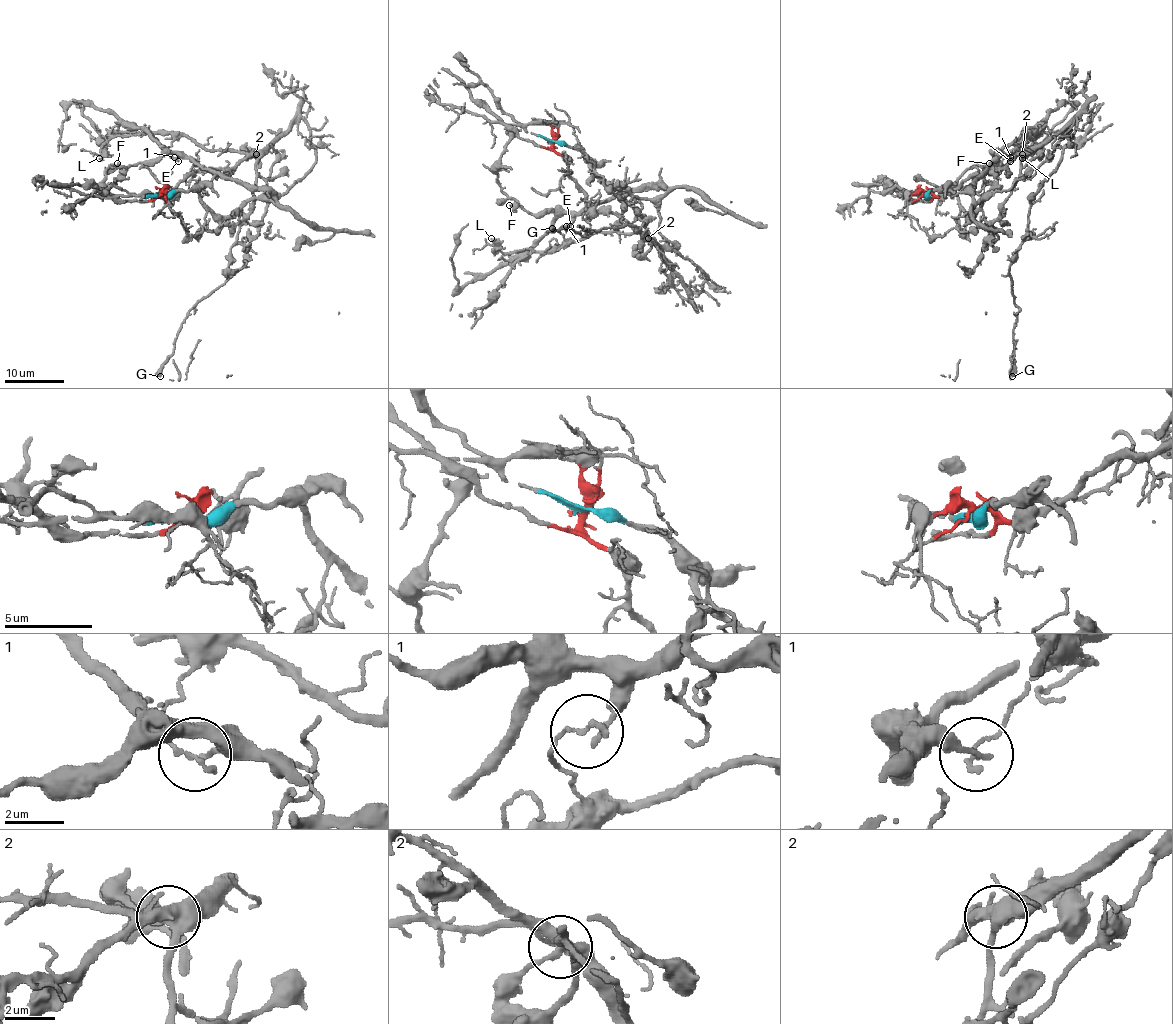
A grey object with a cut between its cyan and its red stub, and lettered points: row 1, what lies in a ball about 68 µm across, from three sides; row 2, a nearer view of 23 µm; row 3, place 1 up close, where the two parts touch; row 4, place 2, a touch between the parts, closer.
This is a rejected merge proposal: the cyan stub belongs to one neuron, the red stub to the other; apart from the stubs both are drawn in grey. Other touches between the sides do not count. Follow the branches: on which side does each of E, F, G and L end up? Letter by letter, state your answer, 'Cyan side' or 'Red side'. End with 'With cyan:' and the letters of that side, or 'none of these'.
E: Red side
F: Cyan side
G: Red side
L: Red side
With cyan: F

